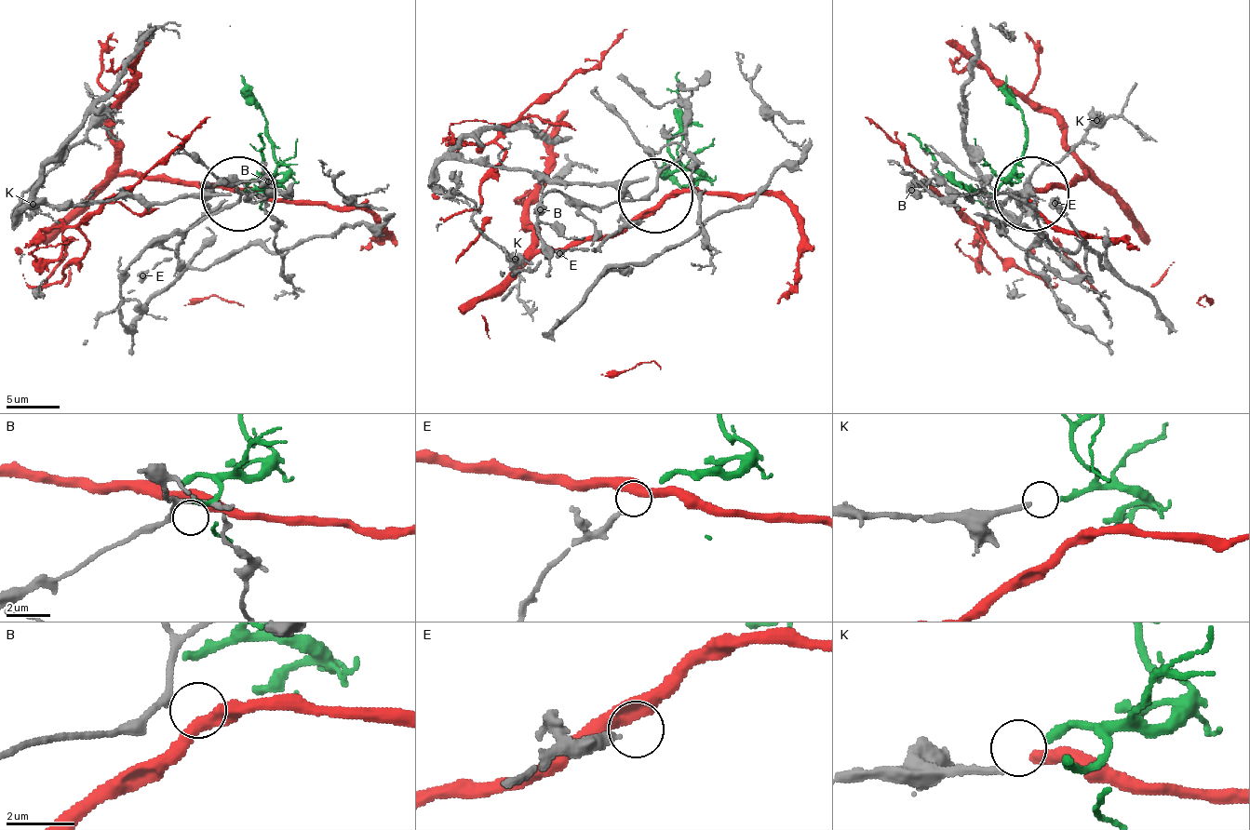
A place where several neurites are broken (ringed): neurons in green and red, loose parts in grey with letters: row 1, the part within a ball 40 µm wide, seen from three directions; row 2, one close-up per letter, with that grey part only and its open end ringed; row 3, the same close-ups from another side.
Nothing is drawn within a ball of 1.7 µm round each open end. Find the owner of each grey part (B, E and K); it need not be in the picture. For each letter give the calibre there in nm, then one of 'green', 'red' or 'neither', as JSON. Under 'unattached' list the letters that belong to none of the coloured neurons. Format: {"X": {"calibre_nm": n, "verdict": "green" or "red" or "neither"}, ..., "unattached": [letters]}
{"B": {"calibre_nm": 200, "verdict": "red"}, "E": {"calibre_nm": 240, "verdict": "neither"}, "K": {"calibre_nm": 220, "verdict": "green"}, "unattached": ["E"]}

